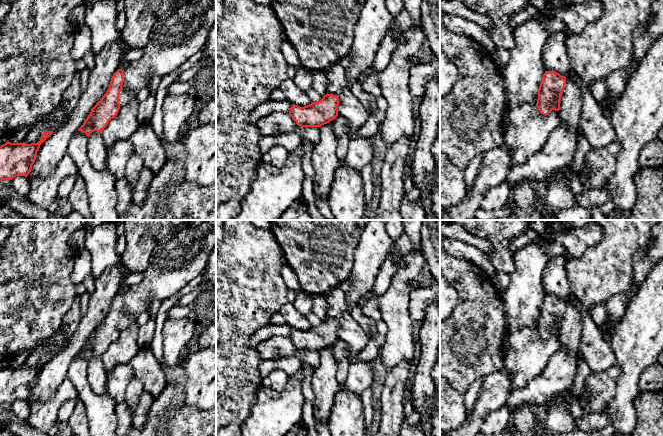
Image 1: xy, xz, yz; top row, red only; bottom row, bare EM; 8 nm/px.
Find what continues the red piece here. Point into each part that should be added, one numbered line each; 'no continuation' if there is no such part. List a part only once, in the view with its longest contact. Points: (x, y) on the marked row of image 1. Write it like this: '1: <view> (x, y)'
1: xy (182, 31)

